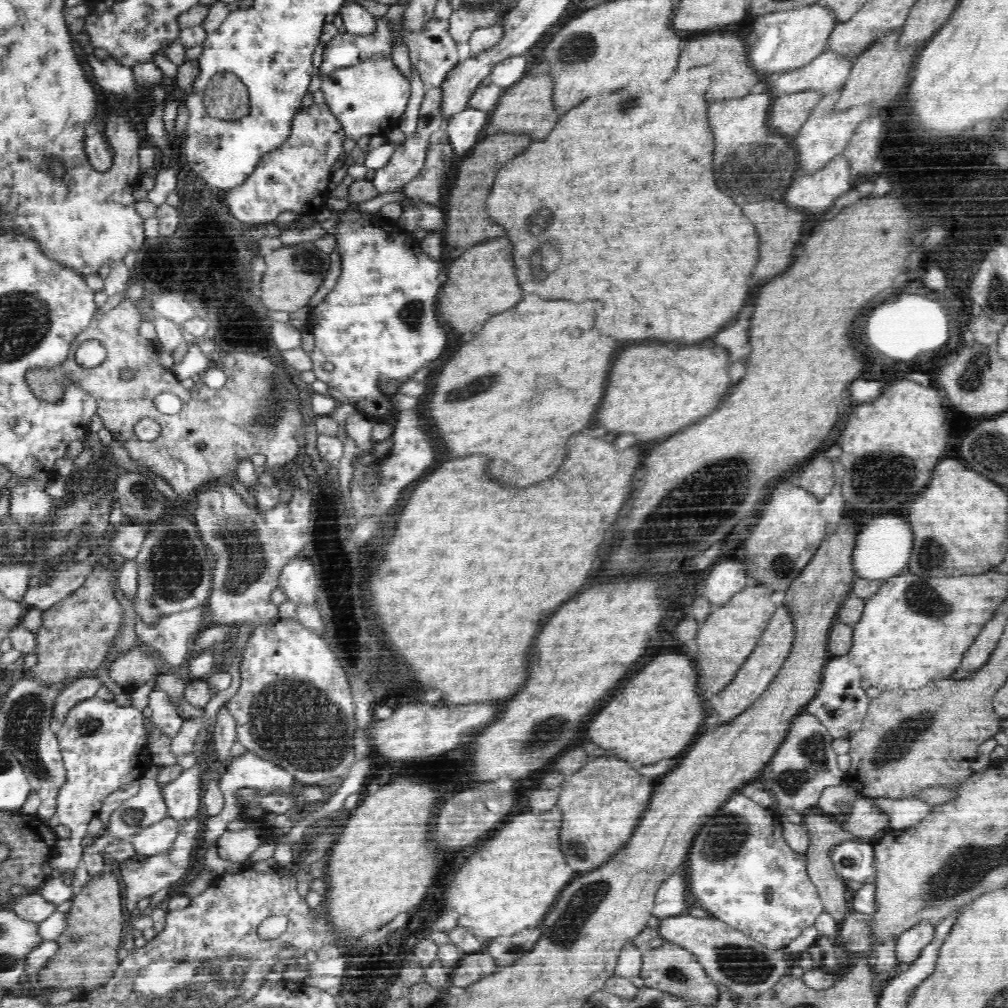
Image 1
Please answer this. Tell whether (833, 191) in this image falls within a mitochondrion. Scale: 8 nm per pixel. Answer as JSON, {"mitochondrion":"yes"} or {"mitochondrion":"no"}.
{"mitochondrion":"no"}

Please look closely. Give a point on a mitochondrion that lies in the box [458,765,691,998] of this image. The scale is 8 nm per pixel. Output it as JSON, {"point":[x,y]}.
{"point":[565,932]}

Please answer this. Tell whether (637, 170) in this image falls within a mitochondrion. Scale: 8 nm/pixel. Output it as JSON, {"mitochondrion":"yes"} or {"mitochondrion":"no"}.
{"mitochondrion":"no"}

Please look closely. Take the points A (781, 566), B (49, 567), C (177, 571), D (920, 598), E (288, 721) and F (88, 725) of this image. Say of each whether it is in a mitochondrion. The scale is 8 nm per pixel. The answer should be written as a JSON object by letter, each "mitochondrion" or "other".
{"A":"mitochondrion","B":"other","C":"mitochondrion","D":"mitochondrion","E":"mitochondrion","F":"mitochondrion"}

